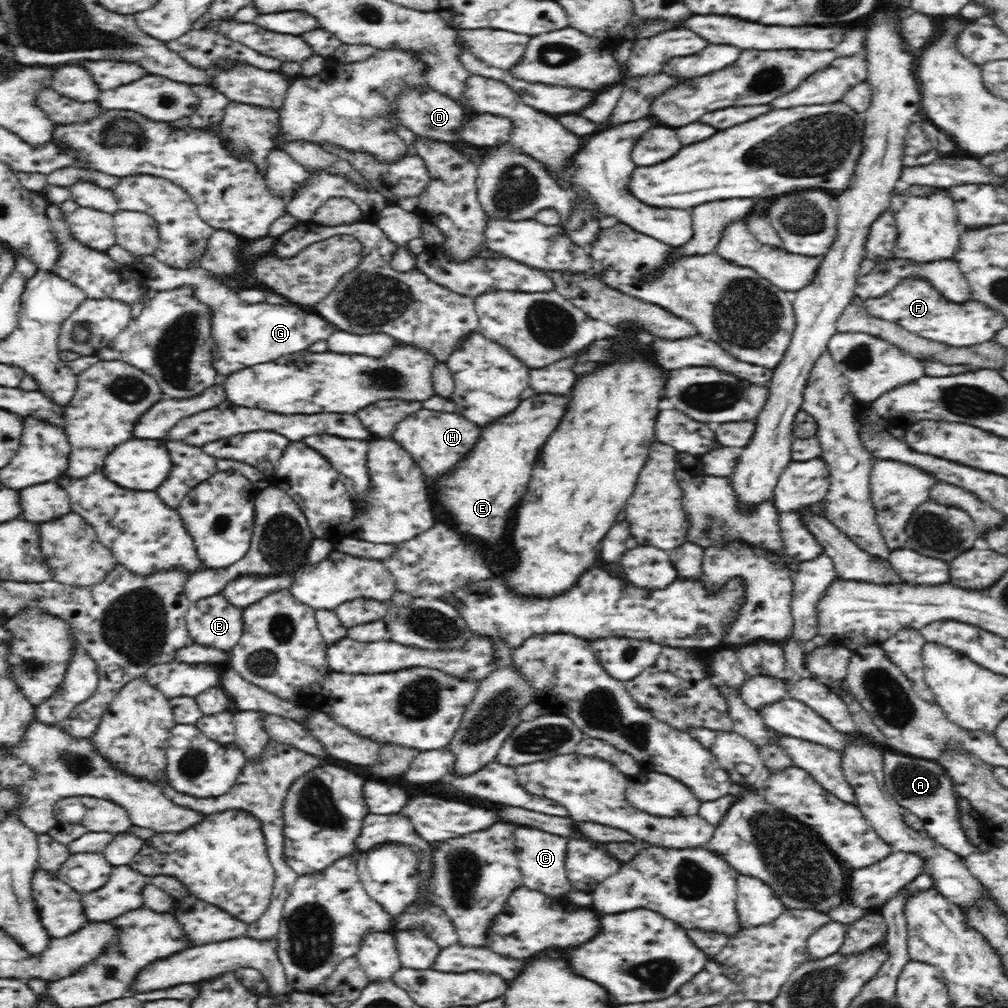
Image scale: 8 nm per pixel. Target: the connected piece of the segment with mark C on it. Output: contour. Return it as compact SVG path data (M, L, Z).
M518 828L516 830L516 852L520 860L519 869L522 870L523 885L529 890L542 892L552 898L564 898L574 890L566 876L566 846L570 838L564 836L552 836L548 832L542 832L538 828Z

